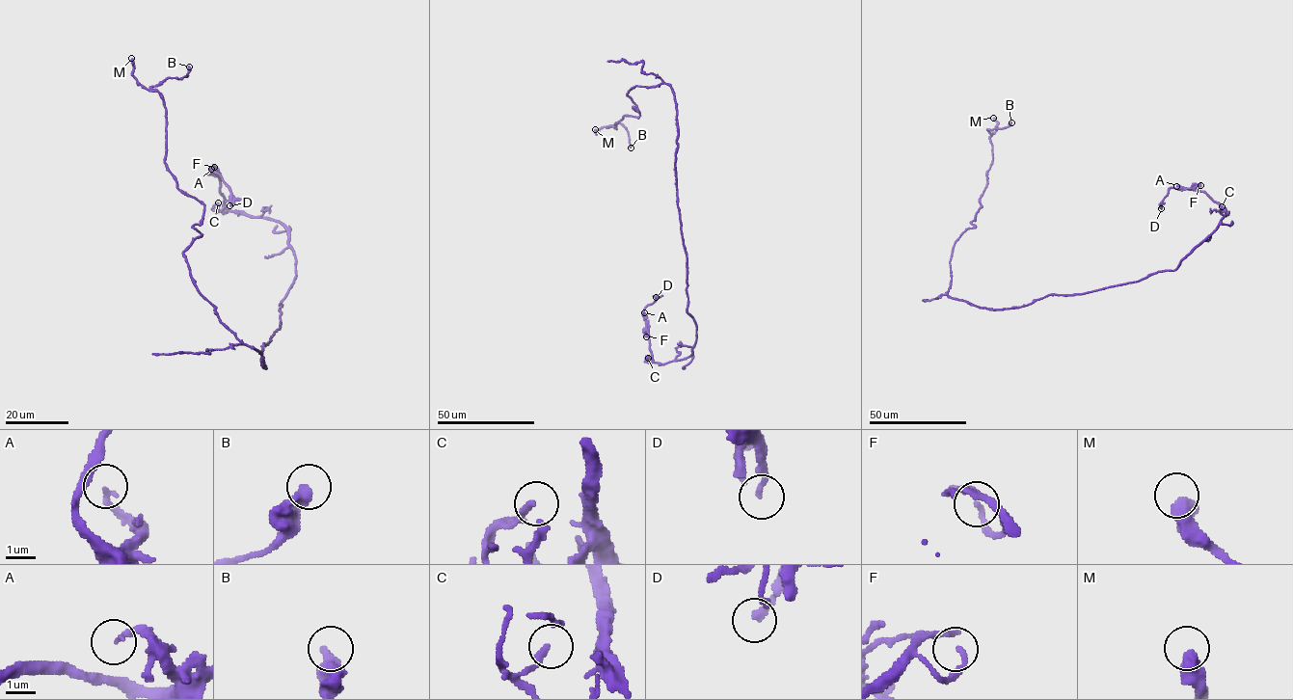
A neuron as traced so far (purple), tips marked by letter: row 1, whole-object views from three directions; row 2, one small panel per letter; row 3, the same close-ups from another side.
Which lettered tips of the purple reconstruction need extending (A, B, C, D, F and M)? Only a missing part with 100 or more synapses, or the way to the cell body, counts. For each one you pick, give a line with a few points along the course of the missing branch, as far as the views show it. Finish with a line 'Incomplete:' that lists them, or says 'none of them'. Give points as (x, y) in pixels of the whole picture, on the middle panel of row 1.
Incomplete: none of them

